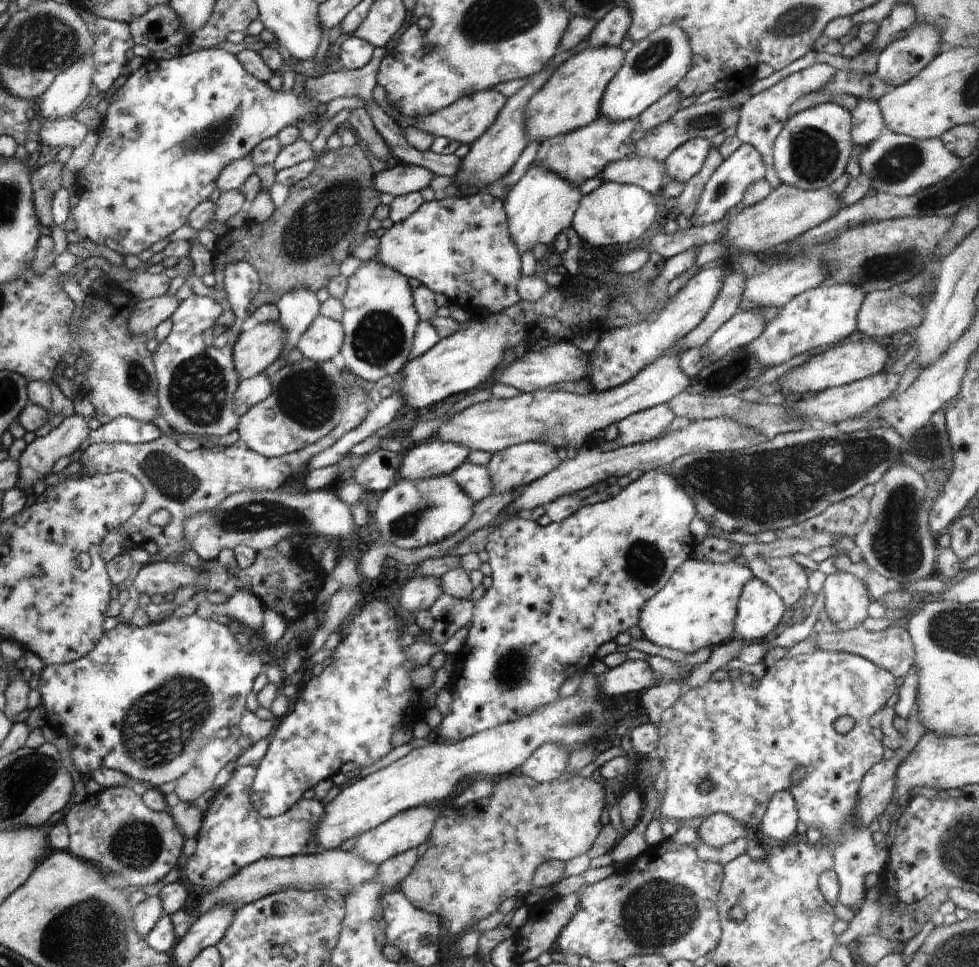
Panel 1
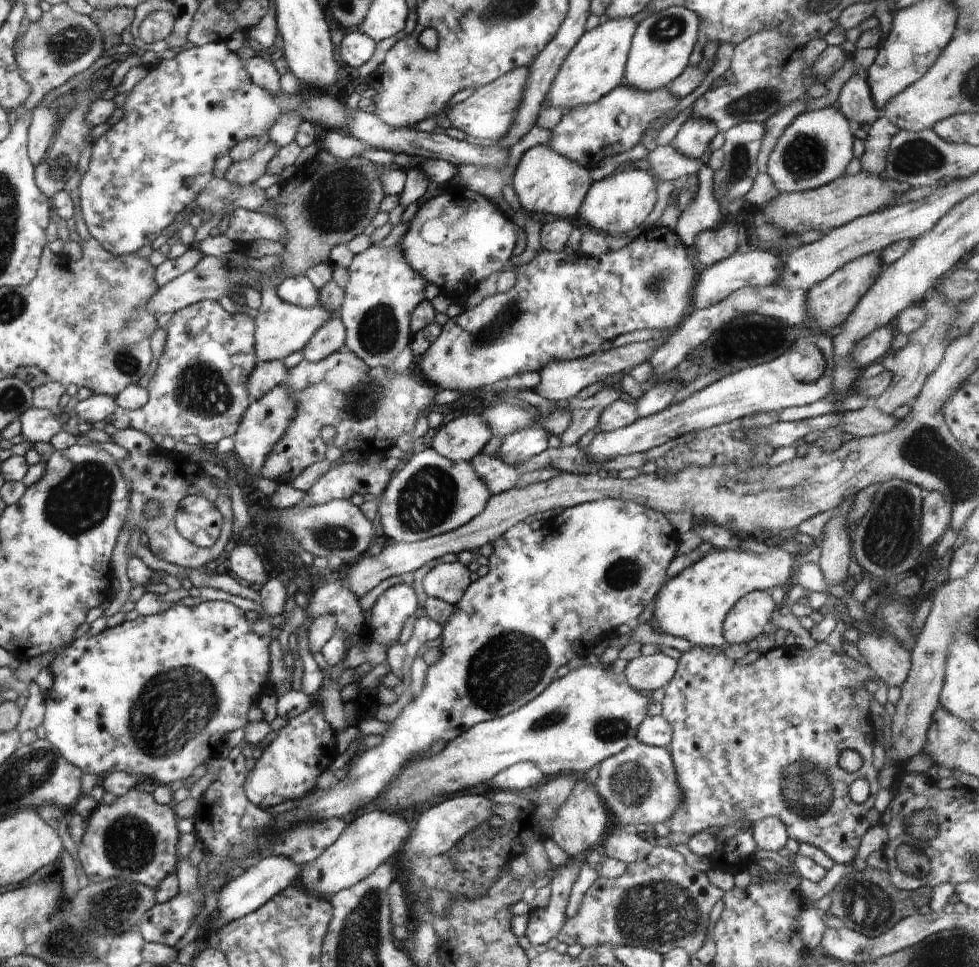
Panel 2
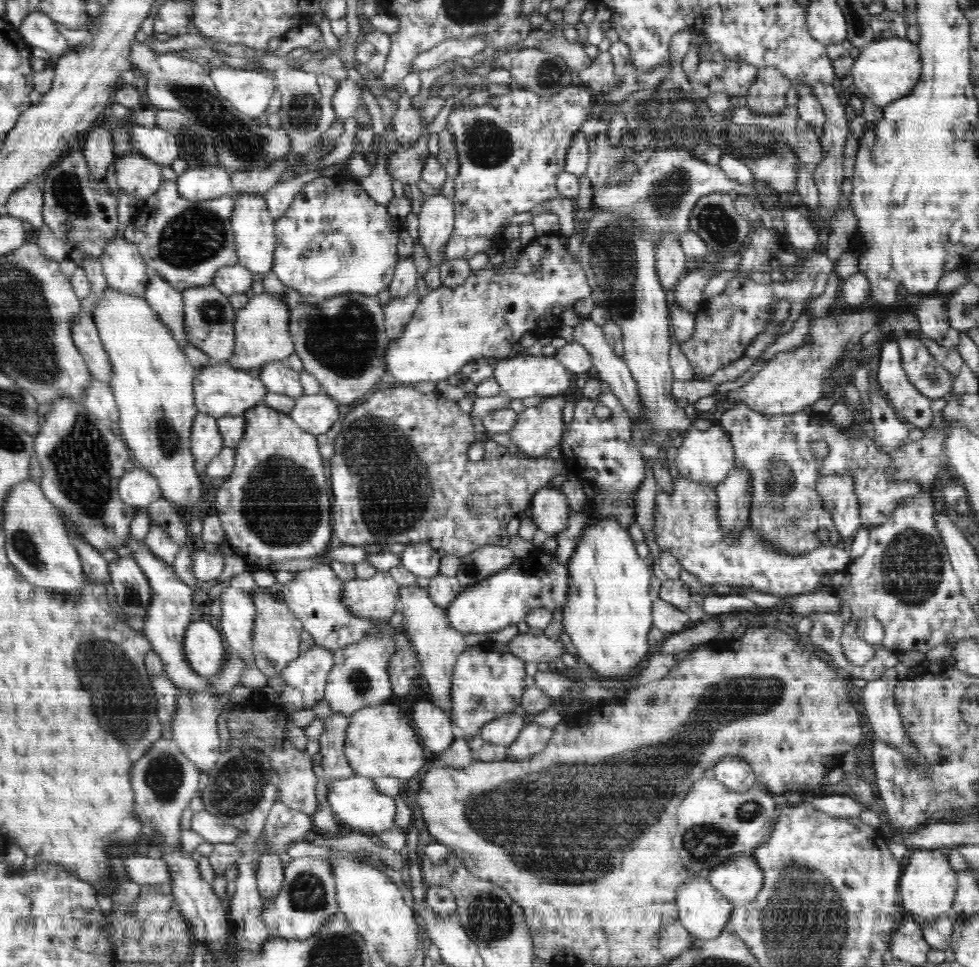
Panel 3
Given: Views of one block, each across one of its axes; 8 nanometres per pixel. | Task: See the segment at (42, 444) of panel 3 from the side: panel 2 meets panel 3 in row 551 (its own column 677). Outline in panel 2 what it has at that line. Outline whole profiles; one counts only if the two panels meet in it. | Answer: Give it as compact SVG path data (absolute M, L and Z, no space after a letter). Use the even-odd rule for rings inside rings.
M620 84L598 102L590 106L578 106L568 114L563 114L553 128L547 145L556 154L590 170L606 156L632 150L648 130L658 130L662 124L666 125L668 114L676 108L679 101L670 94L668 88L669 86L664 86L654 92L642 92Z

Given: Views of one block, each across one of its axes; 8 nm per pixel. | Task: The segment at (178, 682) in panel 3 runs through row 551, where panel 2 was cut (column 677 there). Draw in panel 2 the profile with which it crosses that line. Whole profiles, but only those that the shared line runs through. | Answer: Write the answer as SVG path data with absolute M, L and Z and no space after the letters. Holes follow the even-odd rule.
M689 117L680 126L672 144L678 152L685 154L686 158L700 160L716 134L717 128L714 126L714 122L704 120L704 118L696 120L696 118Z

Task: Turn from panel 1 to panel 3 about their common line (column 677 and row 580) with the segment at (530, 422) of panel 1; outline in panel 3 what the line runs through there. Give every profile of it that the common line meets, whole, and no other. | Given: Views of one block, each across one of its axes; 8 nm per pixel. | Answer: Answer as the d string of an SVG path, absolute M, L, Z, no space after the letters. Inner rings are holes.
M378 571L367 579L344 581L342 601L356 617L389 619L399 604L400 587L389 572Z

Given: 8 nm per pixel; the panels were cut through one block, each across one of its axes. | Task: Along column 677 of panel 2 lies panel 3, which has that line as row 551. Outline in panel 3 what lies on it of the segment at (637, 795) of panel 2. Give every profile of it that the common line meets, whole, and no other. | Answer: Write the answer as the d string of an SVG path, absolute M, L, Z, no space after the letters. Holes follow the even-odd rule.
M742 401L732 402L732 407L726 409L720 417L720 426L729 434L731 445L734 447L735 466L745 468L751 478L750 524L765 543L784 554L806 554L820 546L836 546L839 534L836 530L833 516L823 507L823 500L816 490L818 473L823 475L845 475L850 473L854 477L854 491L858 495L858 506L861 524L866 528L875 527L887 521L892 511L904 498L910 498L923 493L919 484L914 482L890 482L885 473L886 467L892 464L892 454L880 453L871 435L859 438L848 438L842 430L834 428L828 414L811 410L798 411L794 414L781 416L764 416L748 408ZM822 439L828 444L830 453L819 465L810 450L810 444ZM819 528L829 530L830 537L826 541L816 535Z

